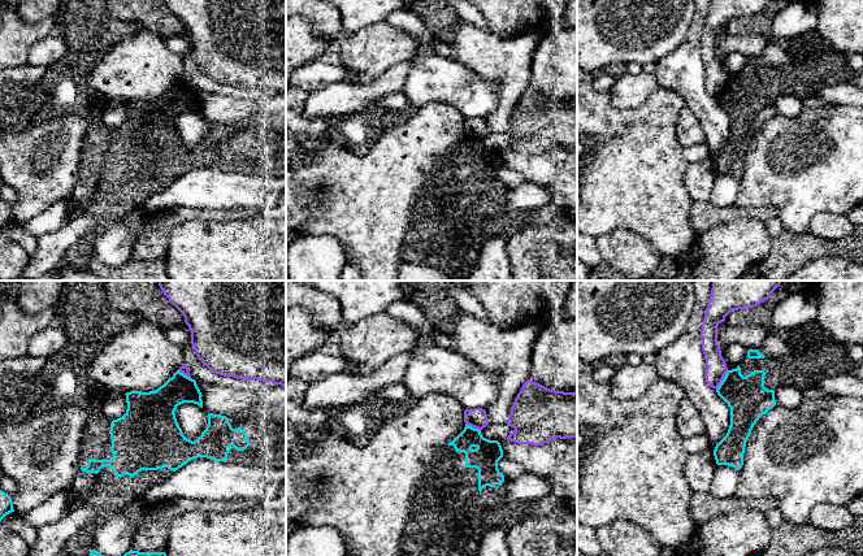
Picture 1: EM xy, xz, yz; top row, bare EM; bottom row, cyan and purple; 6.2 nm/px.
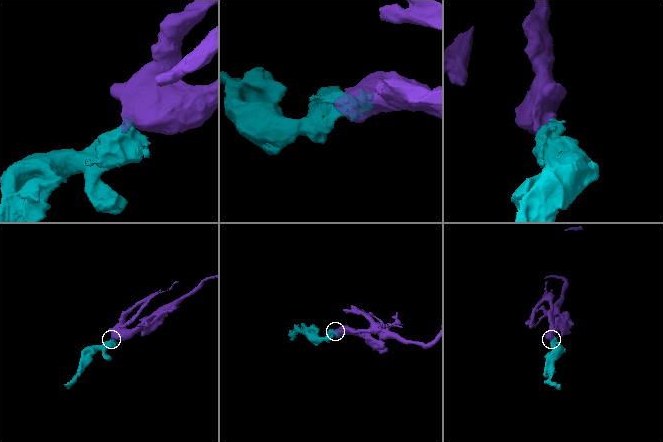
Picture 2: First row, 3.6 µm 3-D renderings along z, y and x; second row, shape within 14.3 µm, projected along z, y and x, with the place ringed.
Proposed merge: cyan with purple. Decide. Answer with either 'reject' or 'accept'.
reject

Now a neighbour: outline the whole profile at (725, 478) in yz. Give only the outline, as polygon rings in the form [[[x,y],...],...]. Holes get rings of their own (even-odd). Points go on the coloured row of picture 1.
[[[717,465],[714,473],[710,494],[715,498],[730,498],[736,495],[740,472],[733,466]]]

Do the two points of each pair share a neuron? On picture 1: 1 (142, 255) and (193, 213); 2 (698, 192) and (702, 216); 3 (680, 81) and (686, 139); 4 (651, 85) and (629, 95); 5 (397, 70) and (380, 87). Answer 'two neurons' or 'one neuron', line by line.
1: one neuron
2: two neurons
3: two neurons
4: one neuron
5: one neuron

